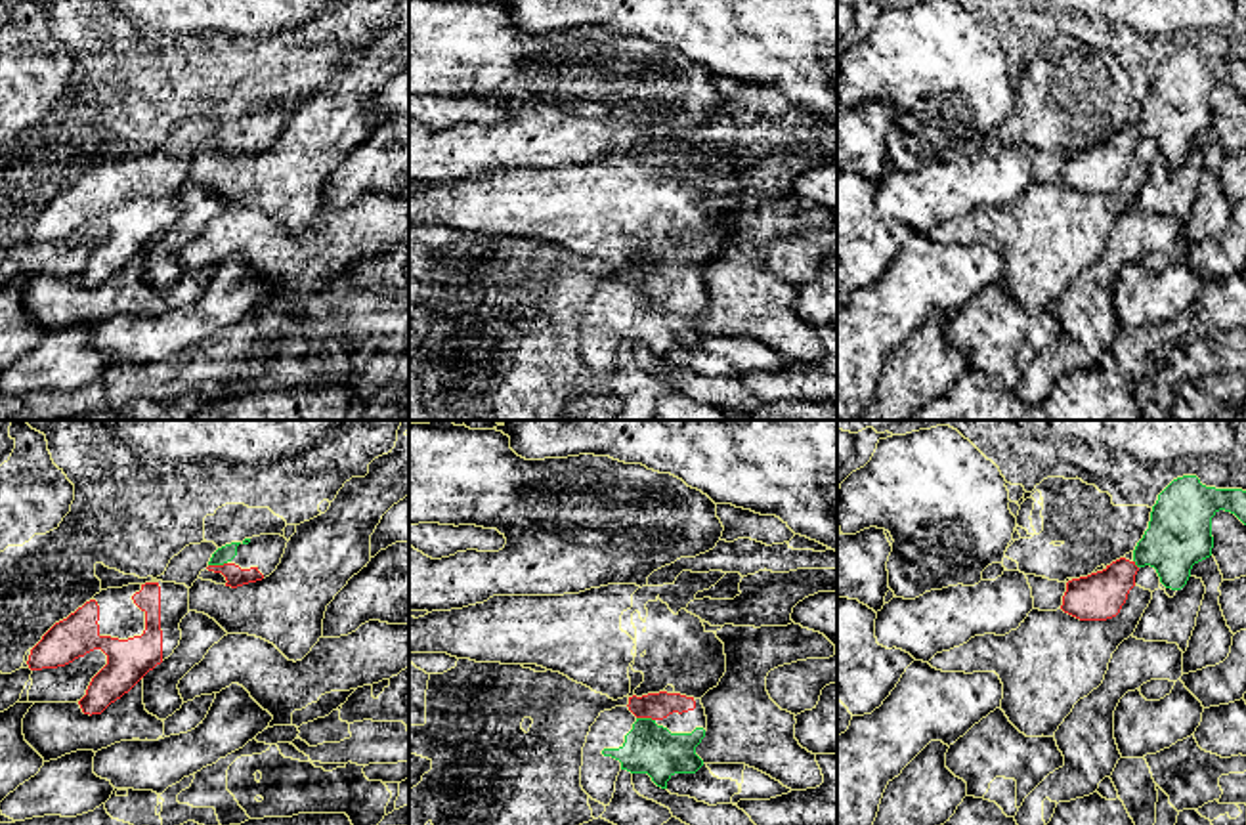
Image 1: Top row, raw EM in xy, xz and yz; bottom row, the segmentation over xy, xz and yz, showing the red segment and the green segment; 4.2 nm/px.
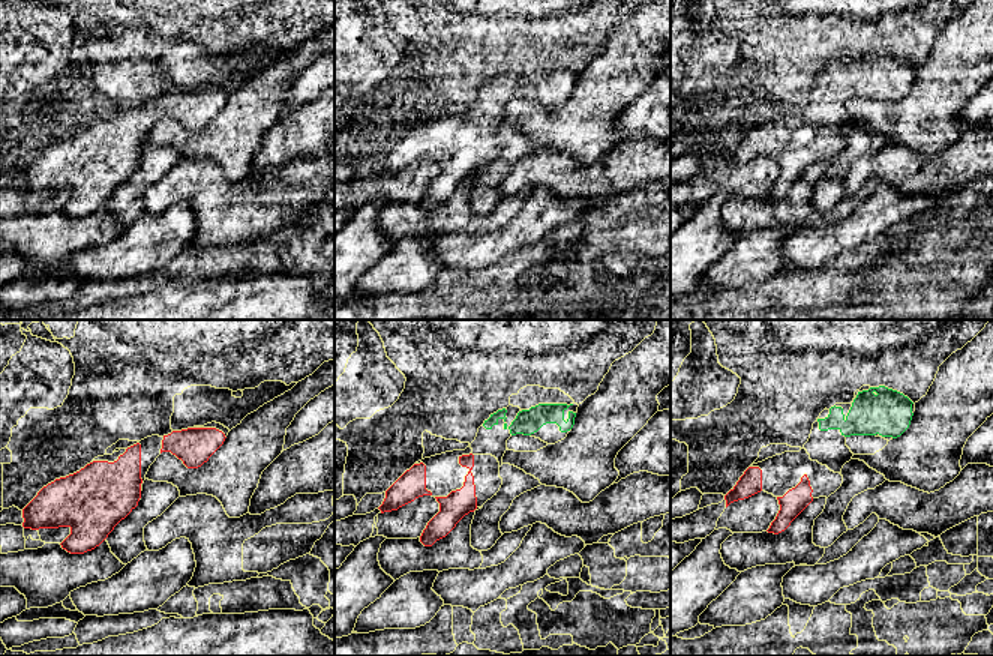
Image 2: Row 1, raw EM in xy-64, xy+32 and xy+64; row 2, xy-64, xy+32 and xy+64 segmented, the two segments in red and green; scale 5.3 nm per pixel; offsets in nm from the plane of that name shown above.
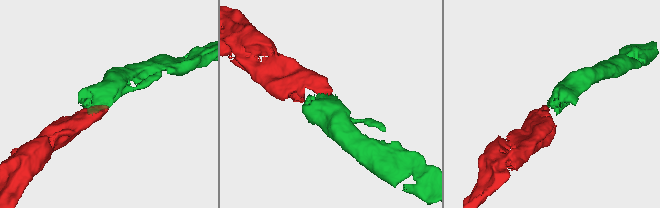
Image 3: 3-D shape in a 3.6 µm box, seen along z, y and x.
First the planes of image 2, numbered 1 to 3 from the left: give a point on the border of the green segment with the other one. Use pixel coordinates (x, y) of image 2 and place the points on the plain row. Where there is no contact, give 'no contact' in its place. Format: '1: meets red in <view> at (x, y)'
1: no contact
2: no contact
3: no contact

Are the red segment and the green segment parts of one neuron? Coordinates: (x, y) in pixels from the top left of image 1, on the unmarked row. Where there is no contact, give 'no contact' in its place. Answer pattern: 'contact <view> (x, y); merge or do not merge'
contact xy (216, 138); merge

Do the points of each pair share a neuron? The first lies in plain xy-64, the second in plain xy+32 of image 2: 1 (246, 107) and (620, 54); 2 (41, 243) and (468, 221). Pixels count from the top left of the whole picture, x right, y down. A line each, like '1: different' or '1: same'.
1: same
2: same

